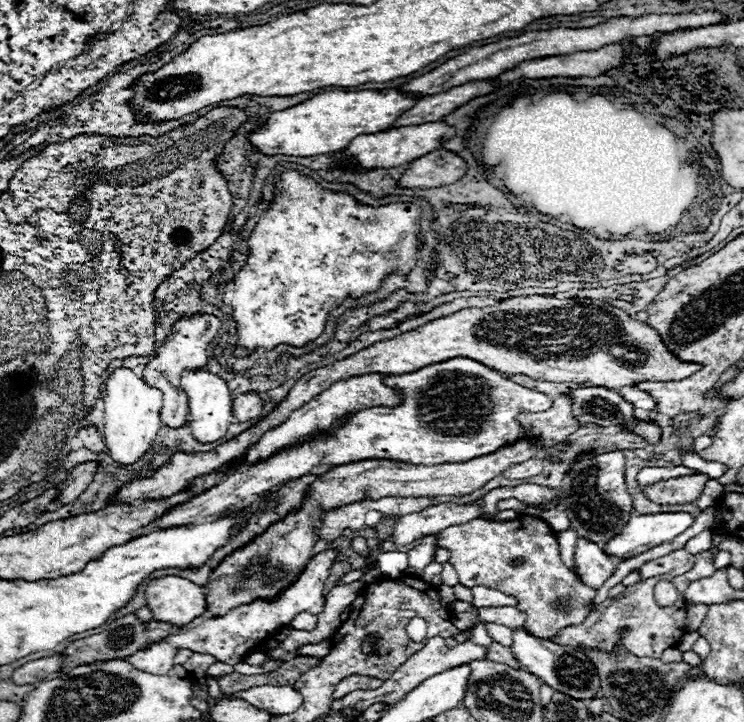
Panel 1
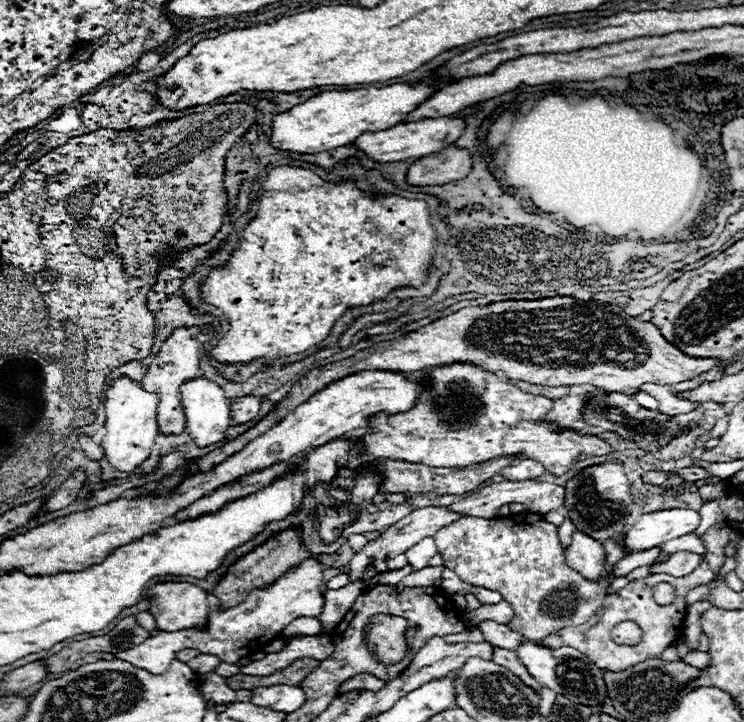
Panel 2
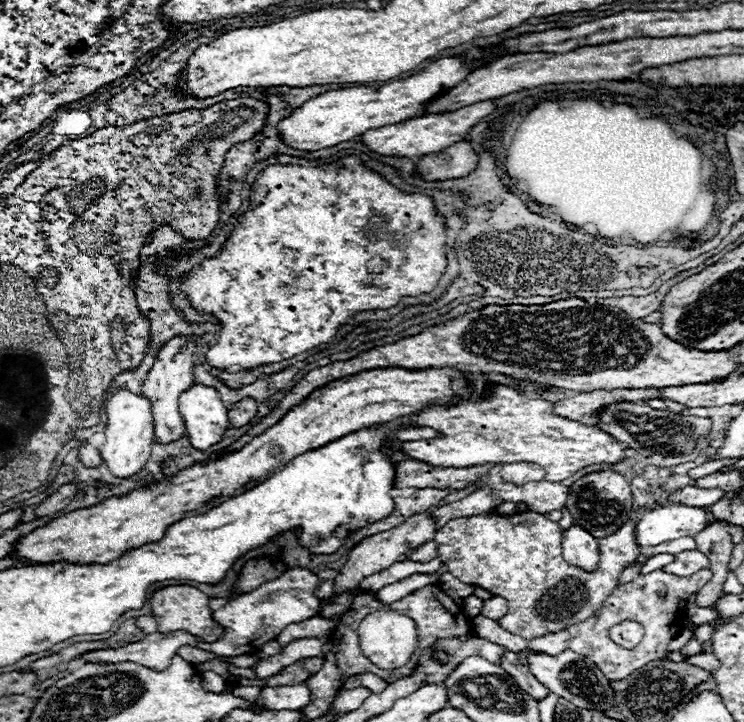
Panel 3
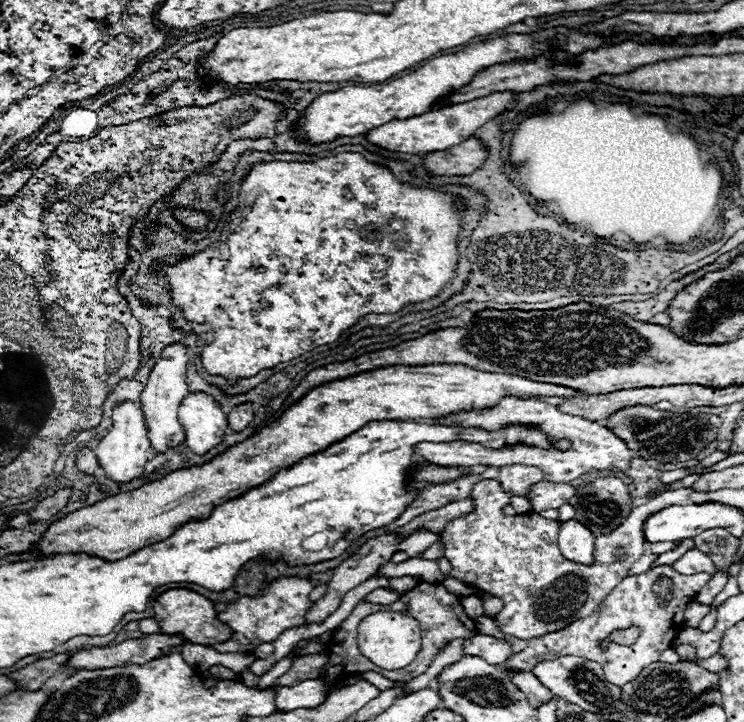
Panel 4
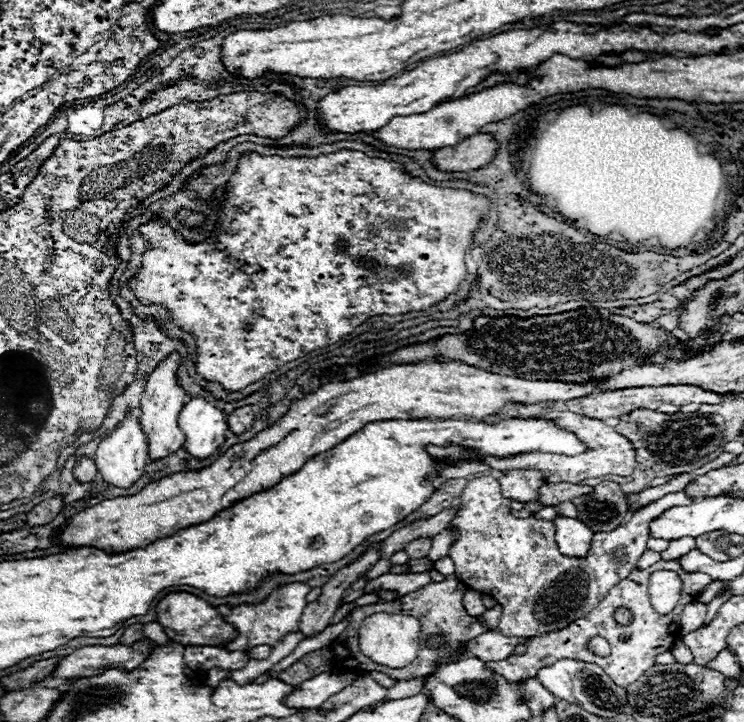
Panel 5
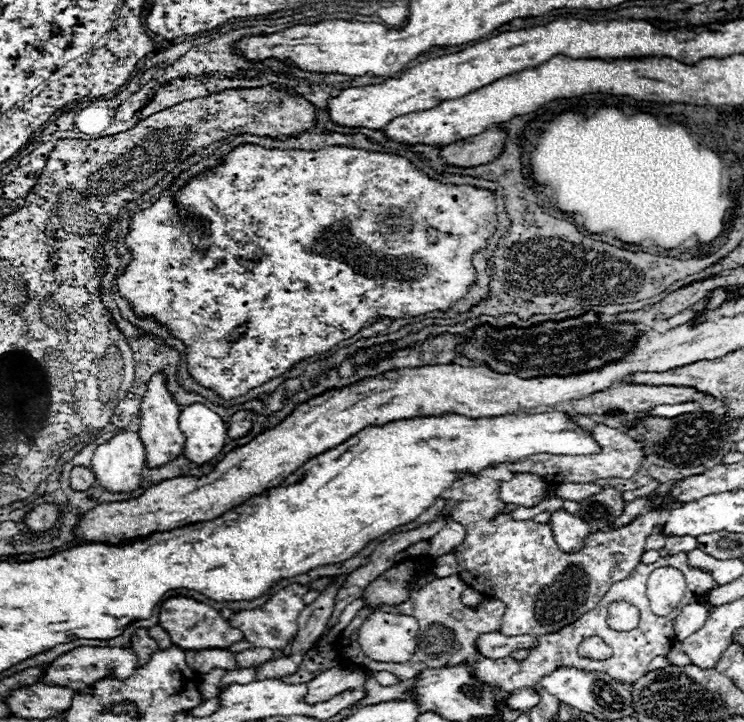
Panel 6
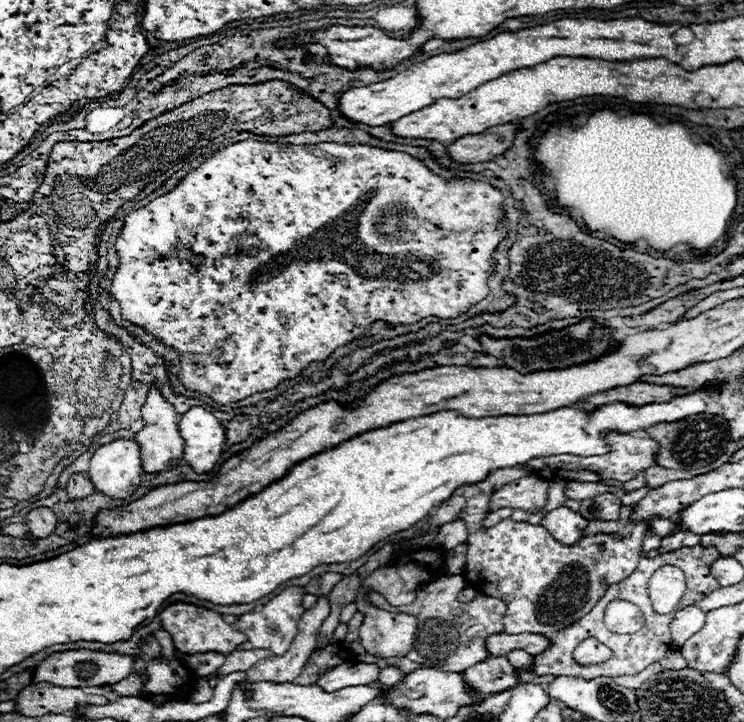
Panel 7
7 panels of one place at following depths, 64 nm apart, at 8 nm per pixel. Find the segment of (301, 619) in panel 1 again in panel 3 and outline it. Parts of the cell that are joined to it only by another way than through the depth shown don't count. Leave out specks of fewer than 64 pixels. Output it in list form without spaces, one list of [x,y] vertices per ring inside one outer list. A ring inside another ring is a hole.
[[[308,618],[300,624],[290,624],[288,628],[284,628],[284,632],[280,632],[276,642],[280,644],[280,650],[284,650],[292,640],[330,636],[338,622],[340,622],[340,618],[328,618],[328,620],[326,618]]]

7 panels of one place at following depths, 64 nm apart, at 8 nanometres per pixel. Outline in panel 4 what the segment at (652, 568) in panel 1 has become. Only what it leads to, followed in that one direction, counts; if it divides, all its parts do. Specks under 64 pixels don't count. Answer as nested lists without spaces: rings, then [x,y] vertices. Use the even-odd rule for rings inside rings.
[[[692,548],[688,550],[680,560],[676,560],[672,564],[680,574],[696,574],[696,572],[708,572],[710,576],[716,572],[716,566],[714,562],[700,550]]]

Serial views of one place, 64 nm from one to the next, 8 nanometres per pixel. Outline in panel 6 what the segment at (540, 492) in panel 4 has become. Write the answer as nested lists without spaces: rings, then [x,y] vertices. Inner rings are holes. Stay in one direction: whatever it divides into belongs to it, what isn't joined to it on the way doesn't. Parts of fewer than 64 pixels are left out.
[[[558,484],[556,494],[560,498],[564,498],[564,500],[580,502],[580,500],[584,500],[588,496],[598,494],[598,492],[602,492],[602,486],[598,486],[598,484]]]

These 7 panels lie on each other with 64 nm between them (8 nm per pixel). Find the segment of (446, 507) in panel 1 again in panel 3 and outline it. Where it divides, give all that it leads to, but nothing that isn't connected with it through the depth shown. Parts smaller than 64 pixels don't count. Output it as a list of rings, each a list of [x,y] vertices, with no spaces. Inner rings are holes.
[[[422,512],[422,514],[416,514],[412,516],[408,522],[404,522],[402,526],[396,526],[392,530],[386,530],[386,532],[380,532],[380,534],[374,534],[366,540],[362,540],[350,554],[348,554],[348,560],[346,564],[338,570],[338,576],[334,578],[334,592],[332,596],[338,596],[338,594],[344,594],[346,590],[352,590],[356,588],[366,576],[370,574],[376,574],[384,568],[388,568],[390,564],[396,562],[396,558],[400,554],[410,554],[414,552],[418,546],[426,544],[428,540],[432,540],[432,536],[436,534],[434,530],[434,522],[430,520],[428,512]]]

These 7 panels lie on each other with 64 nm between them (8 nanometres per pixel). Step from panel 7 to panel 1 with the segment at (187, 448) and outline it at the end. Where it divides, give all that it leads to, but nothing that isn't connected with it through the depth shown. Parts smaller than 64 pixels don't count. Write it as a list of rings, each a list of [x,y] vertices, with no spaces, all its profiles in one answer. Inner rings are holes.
[[[184,372],[182,376],[182,388],[188,396],[188,424],[192,428],[192,434],[202,444],[210,444],[220,440],[228,426],[234,422],[232,416],[232,396],[228,394],[228,386],[222,378],[210,374],[210,372]]]

